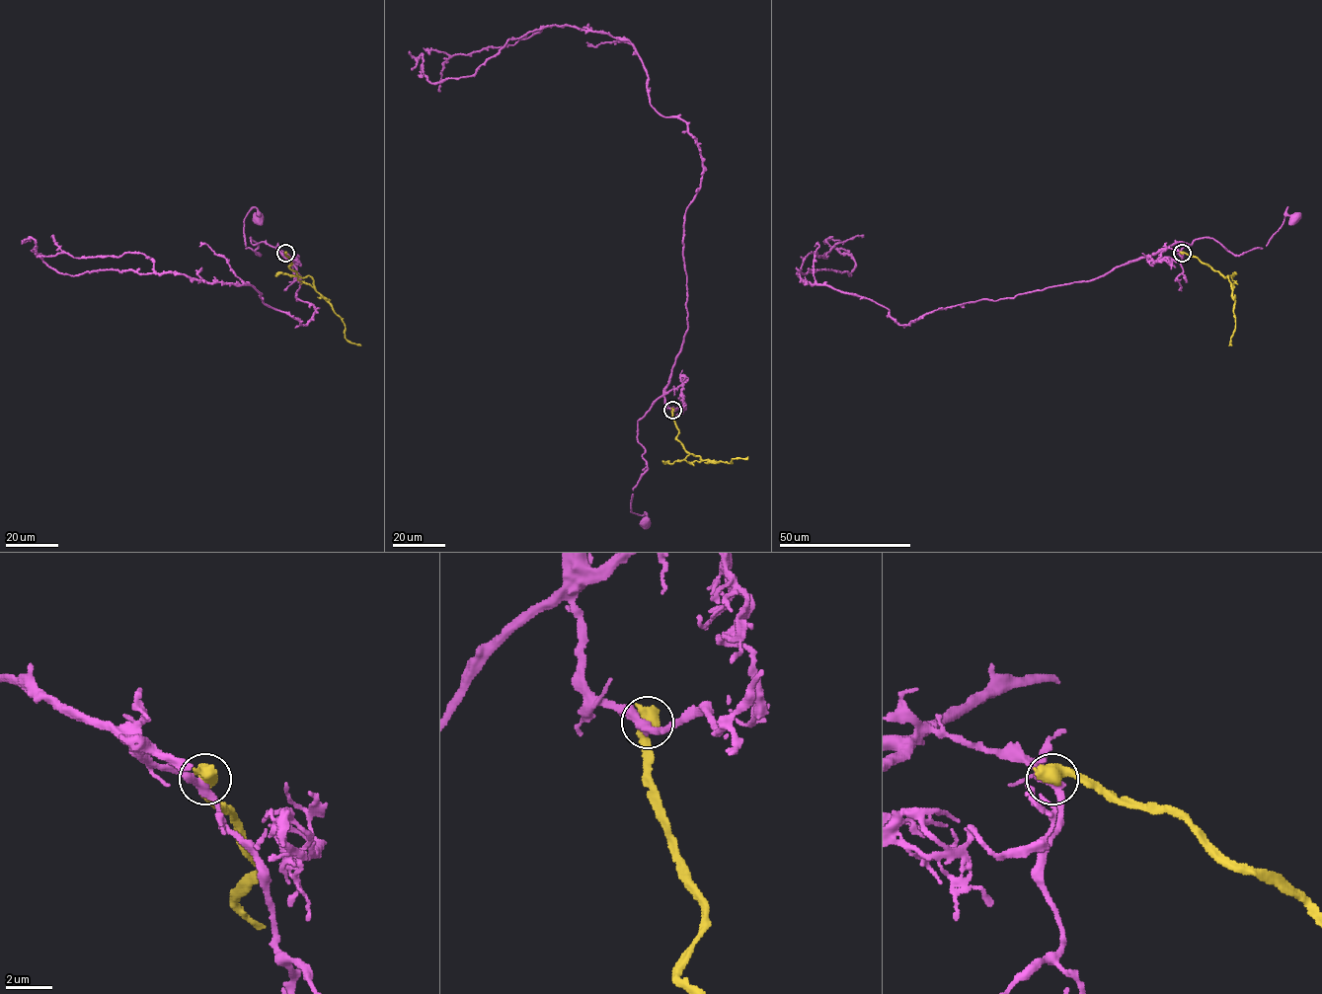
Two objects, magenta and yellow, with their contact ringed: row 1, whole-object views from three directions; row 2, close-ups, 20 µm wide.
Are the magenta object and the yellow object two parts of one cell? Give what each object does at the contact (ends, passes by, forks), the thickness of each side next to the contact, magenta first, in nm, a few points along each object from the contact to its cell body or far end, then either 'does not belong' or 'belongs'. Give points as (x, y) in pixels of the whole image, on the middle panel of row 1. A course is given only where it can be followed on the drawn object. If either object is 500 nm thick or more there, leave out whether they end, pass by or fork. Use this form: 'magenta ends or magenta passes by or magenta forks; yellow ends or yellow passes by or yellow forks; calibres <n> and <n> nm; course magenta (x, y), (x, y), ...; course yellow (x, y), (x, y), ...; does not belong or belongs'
calibres 360 and 750 nm; course magenta (672, 410), (660, 396), (638, 420), (647, 471), (633, 491), (631, 510), (647, 514), (646, 522); course yellow (672, 410), (678, 430), (676, 439), (688, 453), (713, 463), (731, 463), (733, 459), (747, 457); does not belong

